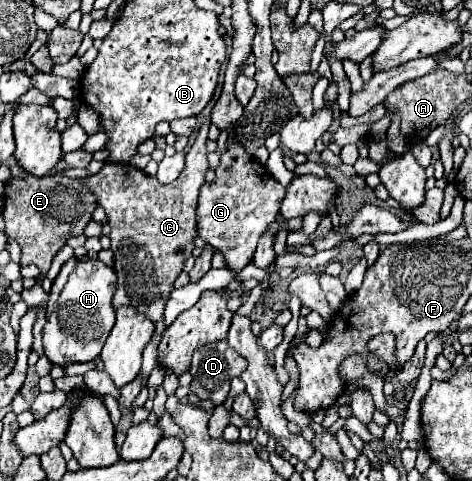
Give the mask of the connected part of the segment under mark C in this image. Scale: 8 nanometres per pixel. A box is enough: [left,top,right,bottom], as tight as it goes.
[79,119,209,323]

